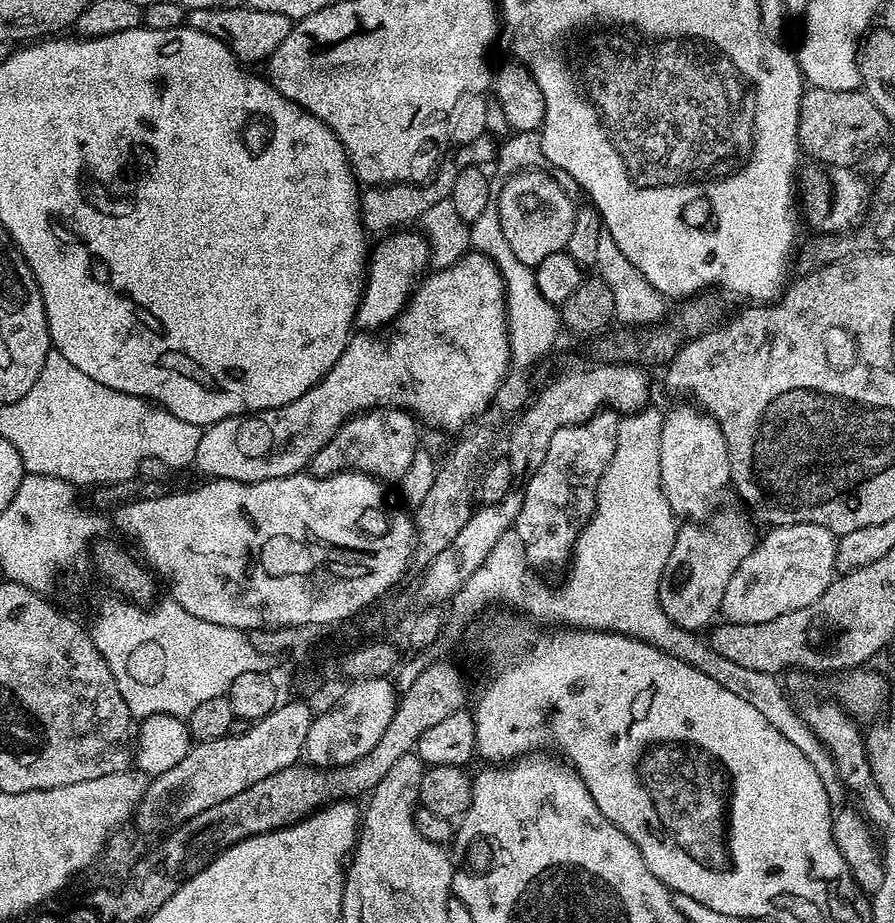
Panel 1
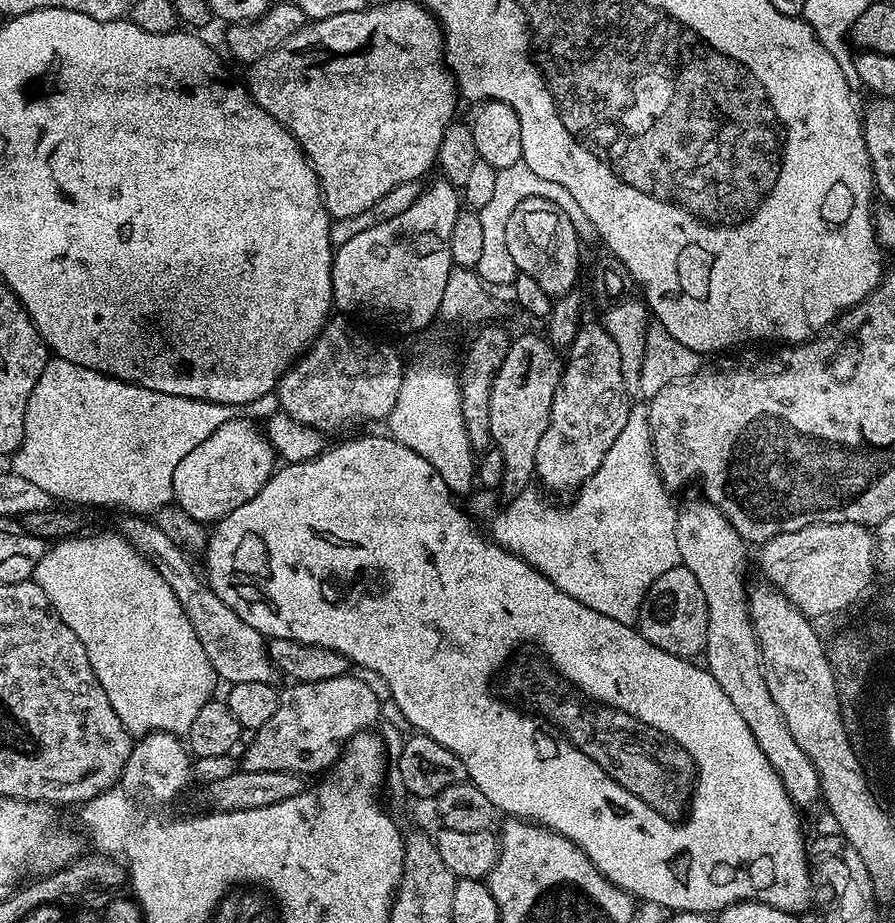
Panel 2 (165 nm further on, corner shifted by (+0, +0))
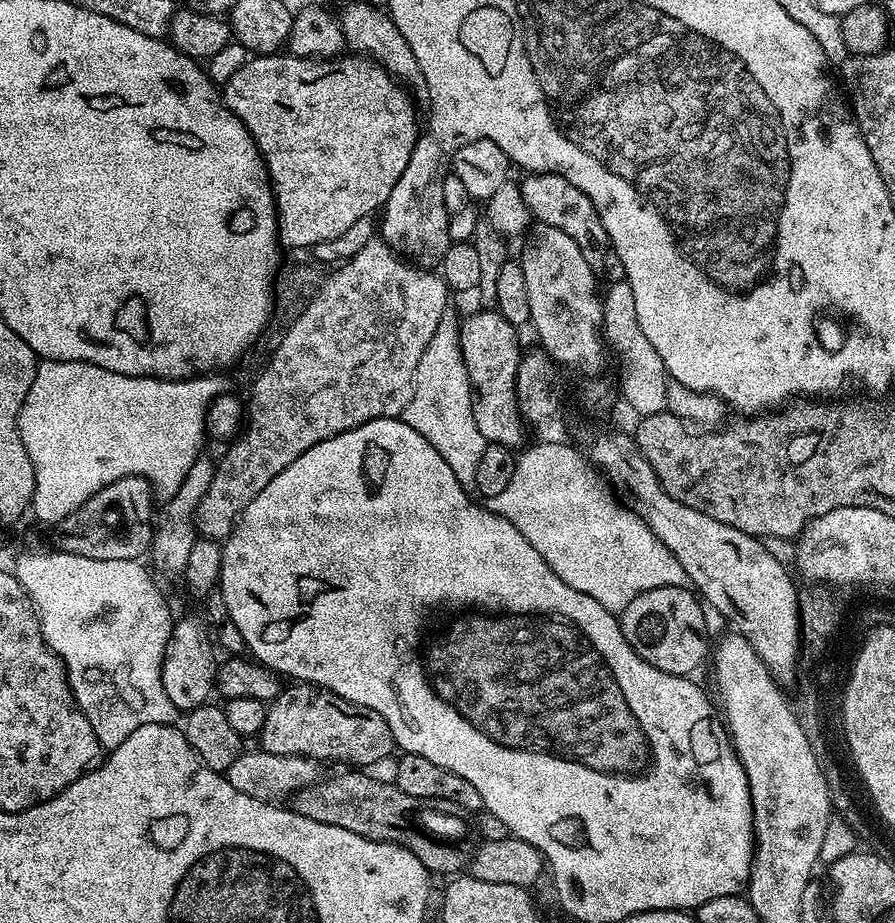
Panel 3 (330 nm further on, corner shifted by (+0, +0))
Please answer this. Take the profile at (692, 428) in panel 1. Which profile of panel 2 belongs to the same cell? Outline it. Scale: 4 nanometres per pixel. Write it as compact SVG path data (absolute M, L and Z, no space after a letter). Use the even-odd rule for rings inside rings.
M706 499L688 500L679 505L676 514L676 537L678 538L678 554L680 564L698 578L698 586L702 586L702 595L706 598L706 646L702 656L706 667L722 686L726 698L734 702L734 710L742 714L742 722L750 726L750 732L762 746L762 754L774 766L782 786L792 803L797 806L812 804L821 799L820 779L814 770L814 762L806 758L802 746L794 742L794 734L790 734L790 726L786 726L786 718L782 718L782 710L774 706L774 698L770 698L770 690L766 686L764 667L760 661L758 638L754 634L754 626L748 609L749 585L744 585L744 575L748 572L749 545L730 526L730 522Z

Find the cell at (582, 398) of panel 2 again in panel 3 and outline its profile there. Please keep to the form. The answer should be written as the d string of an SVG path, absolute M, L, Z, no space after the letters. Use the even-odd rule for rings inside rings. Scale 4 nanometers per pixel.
M534 172L523 178L525 180L520 180L518 185L529 213L539 223L554 226L554 230L562 230L562 234L567 234L578 245L578 250L582 250L586 266L594 270L603 269L610 245L606 226L602 226L602 218L594 202L590 202L590 198L582 194L582 190L574 186L574 182L566 182L566 178L562 178L556 172Z

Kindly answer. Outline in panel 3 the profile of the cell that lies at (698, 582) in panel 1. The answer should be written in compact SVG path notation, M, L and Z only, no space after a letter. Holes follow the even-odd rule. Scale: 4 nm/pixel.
M691 587L648 588L646 594L638 594L638 598L626 606L619 617L620 629L638 658L650 662L650 666L658 666L658 670L666 670L666 674L691 677L692 671L710 656L708 620L704 612L705 605Z

